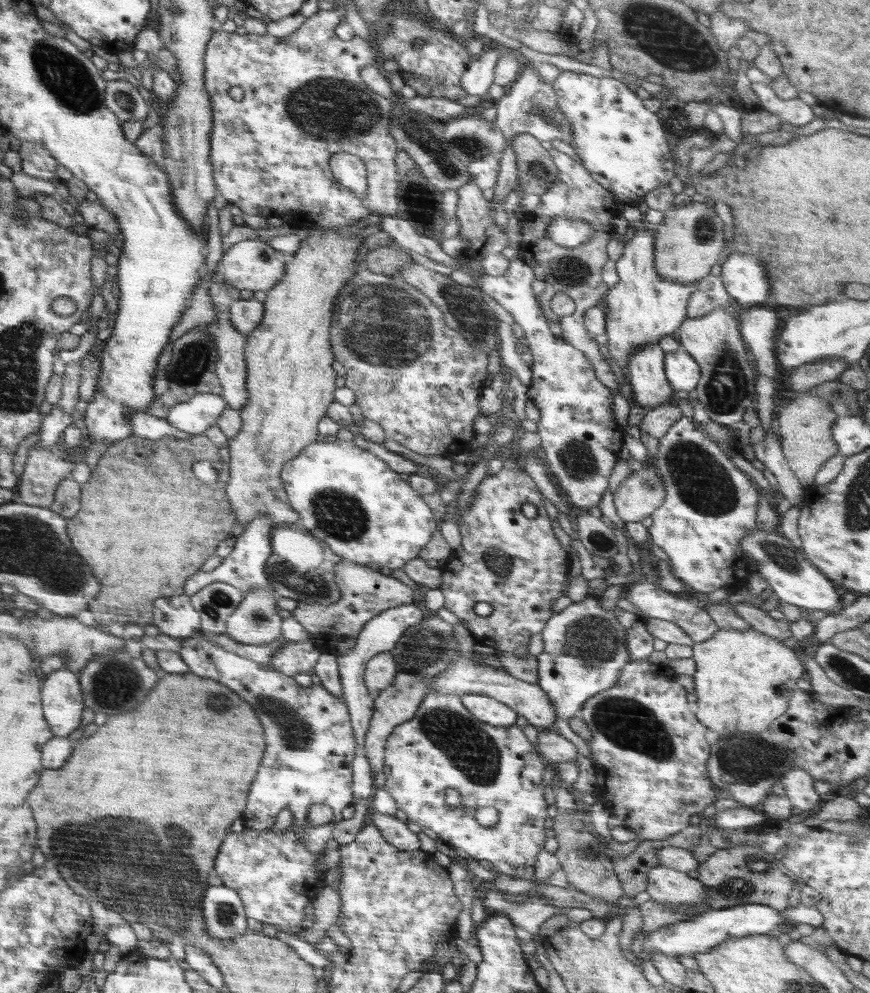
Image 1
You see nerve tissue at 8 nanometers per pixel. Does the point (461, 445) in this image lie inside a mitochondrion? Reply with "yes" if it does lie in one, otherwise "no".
no

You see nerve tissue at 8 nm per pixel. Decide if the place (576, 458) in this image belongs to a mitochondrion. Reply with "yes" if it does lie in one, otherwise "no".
yes

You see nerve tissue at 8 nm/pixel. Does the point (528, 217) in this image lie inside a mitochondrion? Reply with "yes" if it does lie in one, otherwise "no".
no

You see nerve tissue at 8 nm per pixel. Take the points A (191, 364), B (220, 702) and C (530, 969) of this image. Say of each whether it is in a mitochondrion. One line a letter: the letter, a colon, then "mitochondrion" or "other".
A: mitochondrion
B: mitochondrion
C: other

